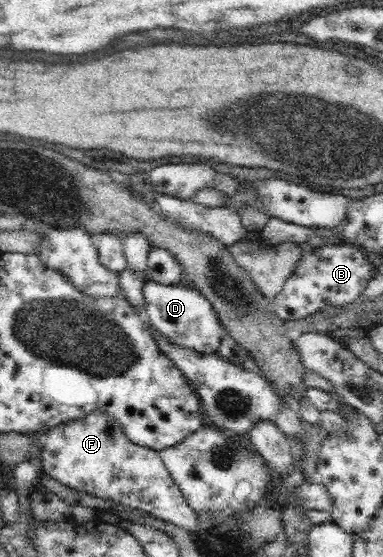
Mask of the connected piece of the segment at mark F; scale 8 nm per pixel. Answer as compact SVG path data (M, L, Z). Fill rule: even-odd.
M93 411L84 419L53 427L43 437L42 448L42 471L61 485L151 513L189 532L199 530L197 514L173 481L159 451L129 441L109 413Z

